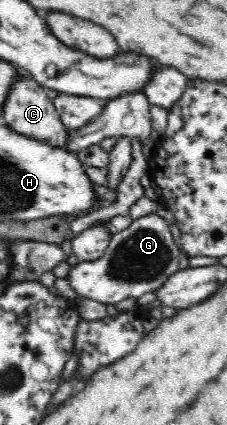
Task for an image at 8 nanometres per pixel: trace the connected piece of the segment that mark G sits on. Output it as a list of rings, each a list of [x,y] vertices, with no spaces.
[[[156,213],[140,216],[134,219],[127,228],[112,235],[104,257],[100,257],[96,261],[79,261],[74,266],[70,266],[67,275],[70,287],[80,297],[88,297],[106,305],[115,305],[127,298],[137,300],[145,293],[155,292],[164,285],[168,277],[179,270],[178,261],[182,250],[174,240],[174,236],[170,232],[170,224],[162,216]]]

